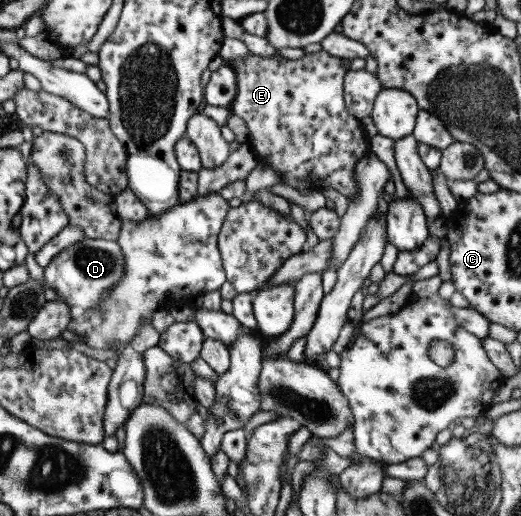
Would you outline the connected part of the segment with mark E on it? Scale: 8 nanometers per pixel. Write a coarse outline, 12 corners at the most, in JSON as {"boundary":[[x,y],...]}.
{"boundary":[[341,58],[228,63],[230,115],[295,189],[349,200],[369,152]]}

